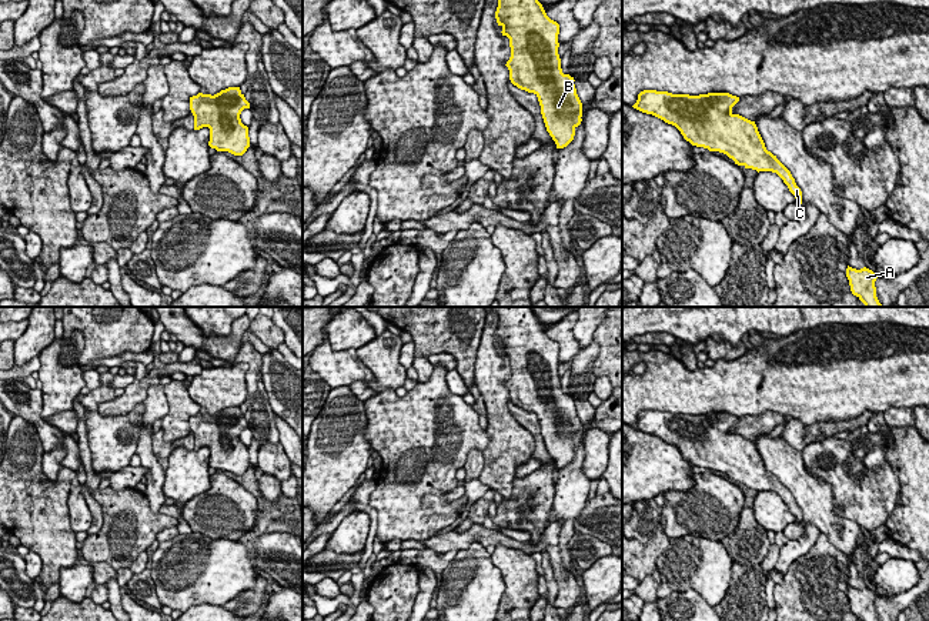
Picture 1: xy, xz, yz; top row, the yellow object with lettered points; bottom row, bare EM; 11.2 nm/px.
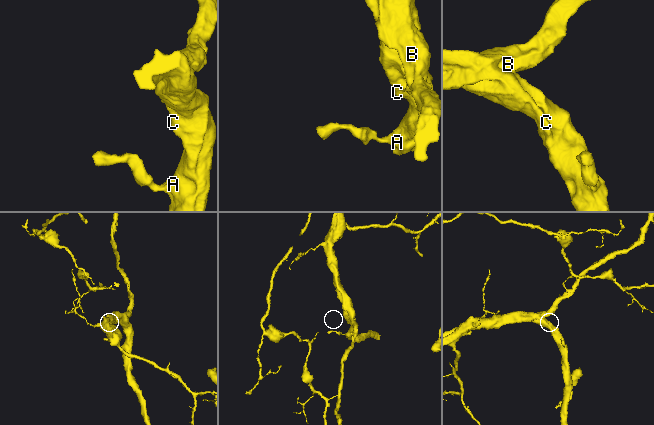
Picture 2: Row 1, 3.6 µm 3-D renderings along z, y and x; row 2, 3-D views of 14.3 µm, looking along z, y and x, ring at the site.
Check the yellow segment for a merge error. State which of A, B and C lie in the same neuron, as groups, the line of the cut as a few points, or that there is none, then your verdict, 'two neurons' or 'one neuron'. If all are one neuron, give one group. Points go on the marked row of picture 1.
groups A B C; cut none; one neuron

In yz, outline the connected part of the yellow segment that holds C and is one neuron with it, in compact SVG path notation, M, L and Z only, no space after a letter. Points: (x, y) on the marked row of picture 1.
M644 90L638 94L638 100L632 107L675 126L684 138L692 146L704 147L709 151L724 153L732 158L735 164L756 170L758 173L776 173L788 186L789 191L795 196L796 204L802 204L801 188L796 186L791 171L776 158L776 156L766 150L755 121L732 113L732 107L738 101L739 97L729 93L689 96Z

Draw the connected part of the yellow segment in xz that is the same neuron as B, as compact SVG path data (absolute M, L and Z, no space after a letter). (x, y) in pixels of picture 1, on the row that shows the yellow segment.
M498 0L495 11L502 36L509 39L511 57L507 61L514 86L538 97L547 131L557 148L567 147L582 121L582 103L577 94L574 77L564 74L558 54L559 24L551 20L538 0Z

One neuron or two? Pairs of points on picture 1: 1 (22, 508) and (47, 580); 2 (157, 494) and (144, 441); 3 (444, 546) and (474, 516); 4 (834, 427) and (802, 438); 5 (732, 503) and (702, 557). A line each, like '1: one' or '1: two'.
1: one
2: one
3: two
4: one
5: two

